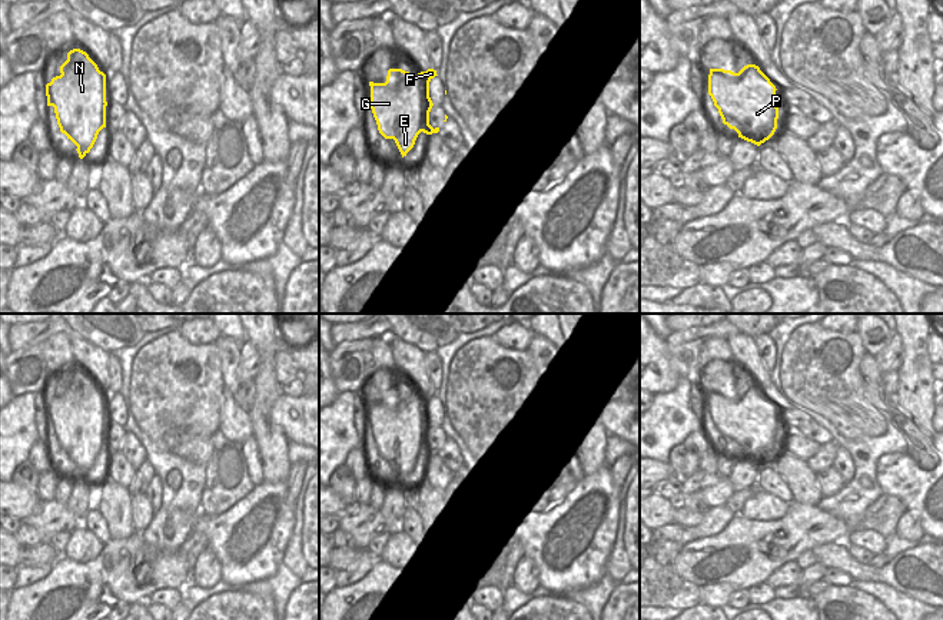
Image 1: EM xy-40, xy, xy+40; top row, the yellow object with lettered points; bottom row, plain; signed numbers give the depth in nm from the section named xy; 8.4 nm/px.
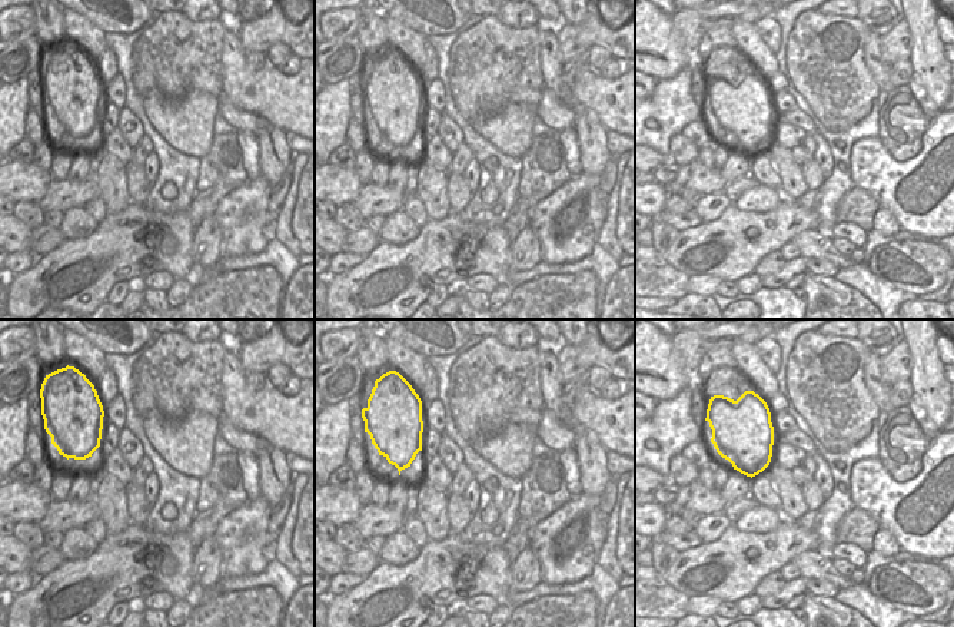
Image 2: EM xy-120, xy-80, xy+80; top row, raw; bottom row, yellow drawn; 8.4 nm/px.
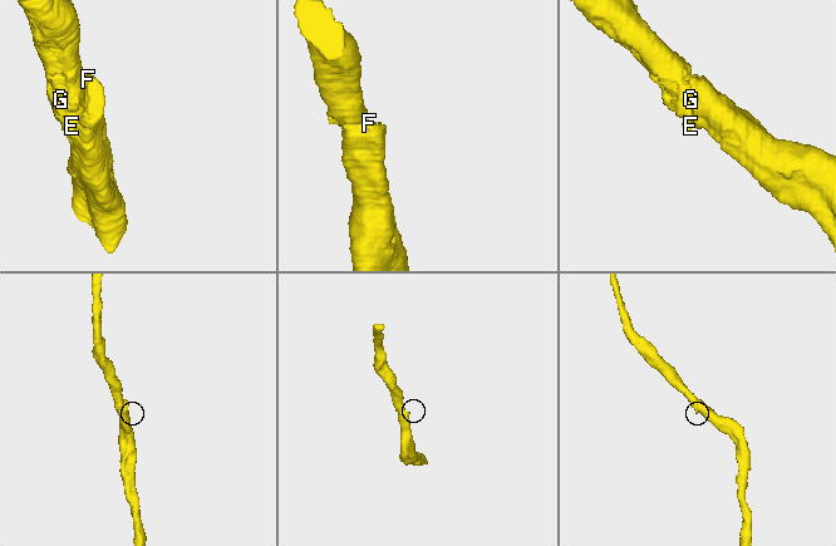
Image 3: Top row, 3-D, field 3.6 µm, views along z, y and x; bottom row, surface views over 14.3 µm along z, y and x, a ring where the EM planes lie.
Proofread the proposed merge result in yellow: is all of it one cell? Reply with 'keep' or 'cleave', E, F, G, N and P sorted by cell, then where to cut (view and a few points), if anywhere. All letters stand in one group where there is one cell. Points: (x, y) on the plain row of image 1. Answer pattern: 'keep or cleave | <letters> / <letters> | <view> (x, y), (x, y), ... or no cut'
keep | E F G N P | no cut

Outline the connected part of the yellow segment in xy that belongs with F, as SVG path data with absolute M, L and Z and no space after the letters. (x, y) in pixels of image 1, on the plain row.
M389 389L385 404L369 402L371 430L379 454L394 460L402 478L414 468L421 452L438 454L429 445L434 427L429 418L429 402L438 397L428 389L416 397L402 389Z

